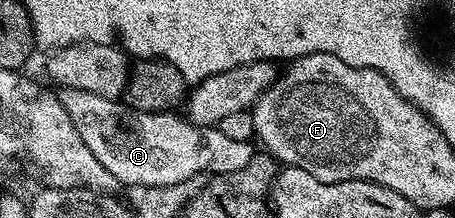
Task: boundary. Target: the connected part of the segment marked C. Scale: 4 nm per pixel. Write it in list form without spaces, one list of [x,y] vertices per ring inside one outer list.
[[[62,89],[60,98],[64,111],[68,111],[68,119],[72,119],[72,127],[80,131],[80,139],[84,139],[88,151],[92,151],[92,155],[100,159],[100,167],[104,167],[104,171],[112,171],[112,175],[122,187],[168,187],[172,183],[184,183],[184,179],[192,179],[192,175],[240,171],[240,167],[247,165],[256,152],[250,141],[231,139],[213,125],[194,125],[185,116],[174,117],[173,112],[145,113],[142,110],[134,110],[121,100],[92,95],[91,92],[79,89]]]

